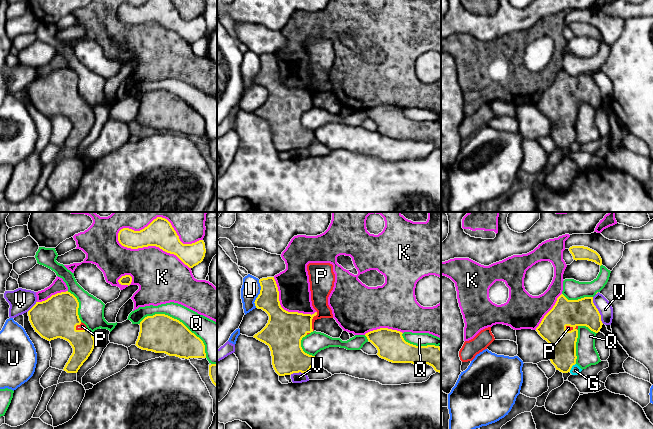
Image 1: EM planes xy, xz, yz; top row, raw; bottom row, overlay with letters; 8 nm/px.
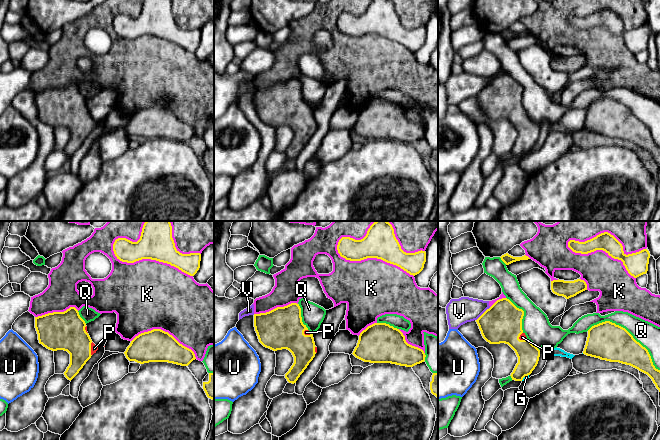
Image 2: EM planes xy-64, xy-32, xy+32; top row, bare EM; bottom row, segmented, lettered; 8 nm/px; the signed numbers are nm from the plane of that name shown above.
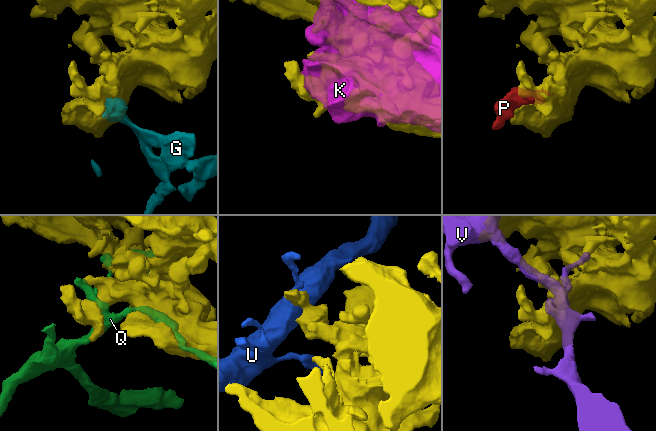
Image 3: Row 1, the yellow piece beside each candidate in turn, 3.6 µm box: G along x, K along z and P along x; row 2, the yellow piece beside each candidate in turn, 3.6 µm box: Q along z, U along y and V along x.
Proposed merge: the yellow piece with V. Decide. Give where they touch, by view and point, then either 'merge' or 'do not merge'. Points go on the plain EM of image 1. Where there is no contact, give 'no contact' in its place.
yz (597, 86) | do not merge

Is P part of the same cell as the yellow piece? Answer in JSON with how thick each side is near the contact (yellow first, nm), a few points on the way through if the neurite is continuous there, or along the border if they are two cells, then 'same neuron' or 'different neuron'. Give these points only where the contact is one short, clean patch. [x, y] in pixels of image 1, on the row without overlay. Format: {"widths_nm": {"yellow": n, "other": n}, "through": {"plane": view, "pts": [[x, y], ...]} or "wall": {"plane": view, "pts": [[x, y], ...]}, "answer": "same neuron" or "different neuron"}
{"widths_nm": {"yellow": 300, "other": 150}, "answer": "same neuron"}

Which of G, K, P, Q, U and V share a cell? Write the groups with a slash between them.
G / K / P / Q / U / V

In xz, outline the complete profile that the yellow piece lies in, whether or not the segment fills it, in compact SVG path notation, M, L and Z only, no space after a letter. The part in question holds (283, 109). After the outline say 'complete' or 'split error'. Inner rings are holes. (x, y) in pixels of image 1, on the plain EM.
M309 39L307 41L309 51L312 82L316 86L314 90L288 88L284 86L279 77L279 67L274 53L259 56L261 66L255 76L255 82L265 87L269 96L266 102L253 113L269 122L272 132L272 141L279 152L293 149L307 149L315 140L315 132L305 129L301 123L301 116L314 107L314 98L321 94L333 94L332 86L328 81L328 73L333 66L335 50L330 39Z | split error

